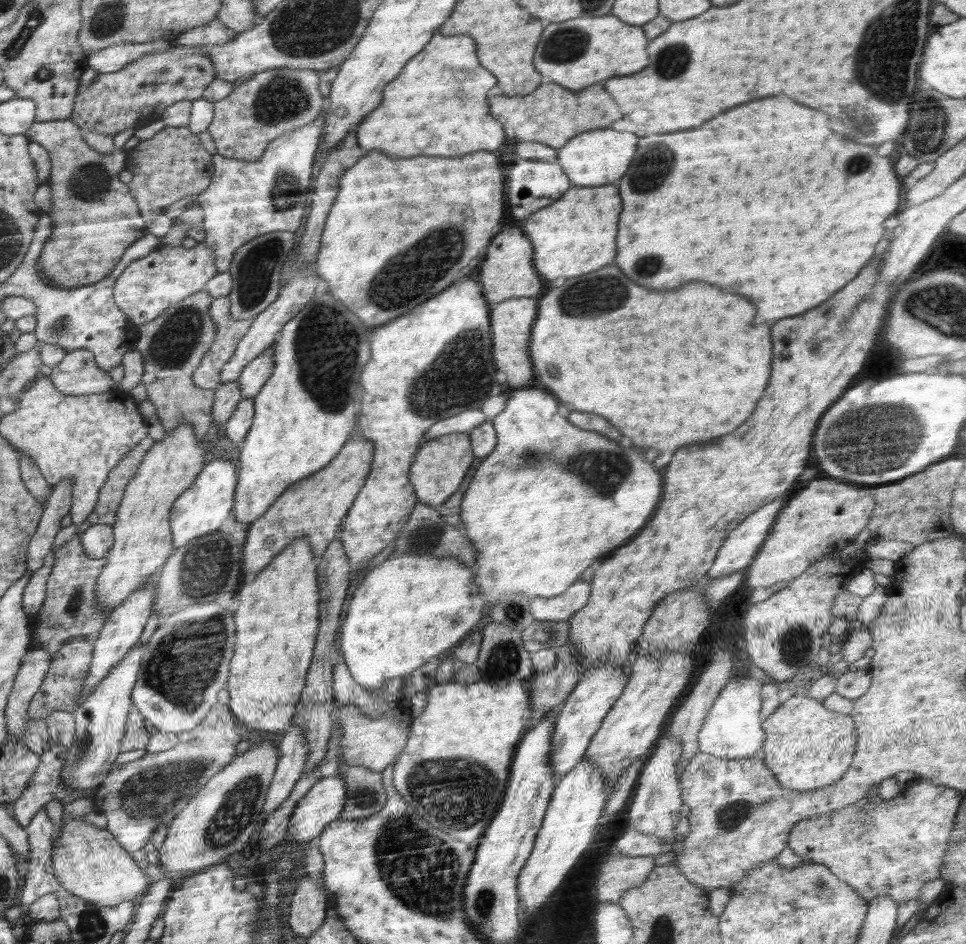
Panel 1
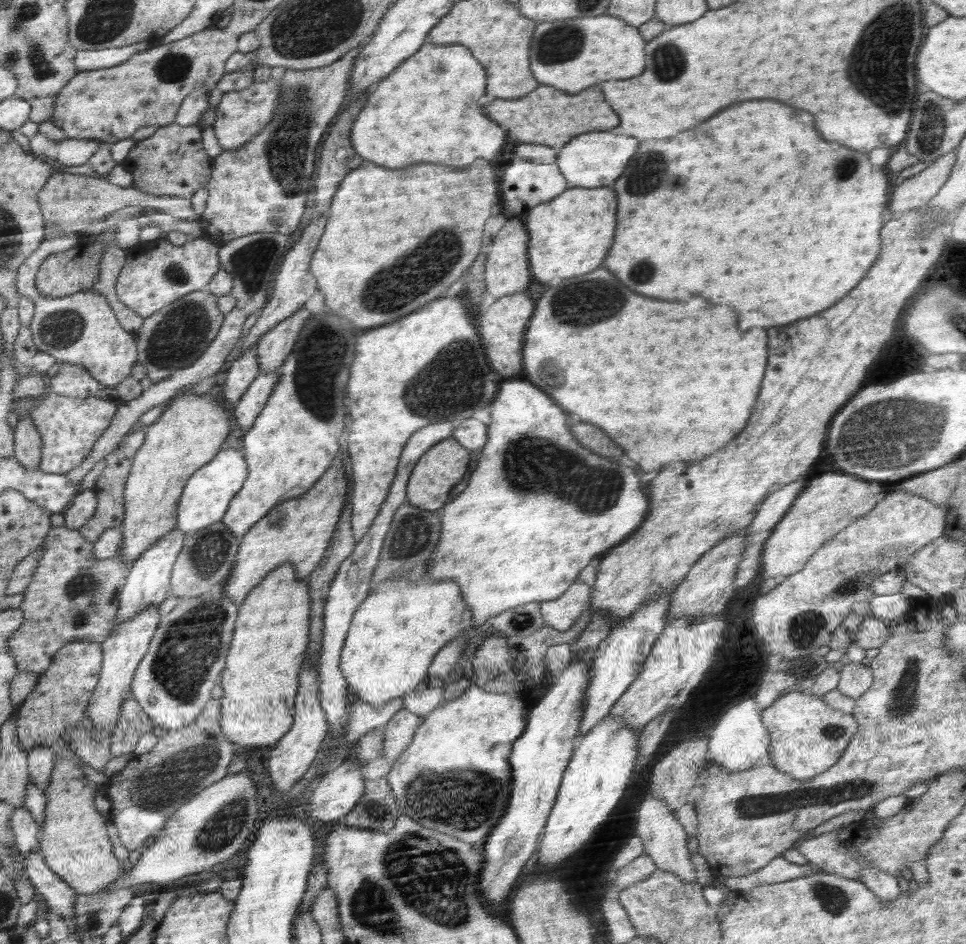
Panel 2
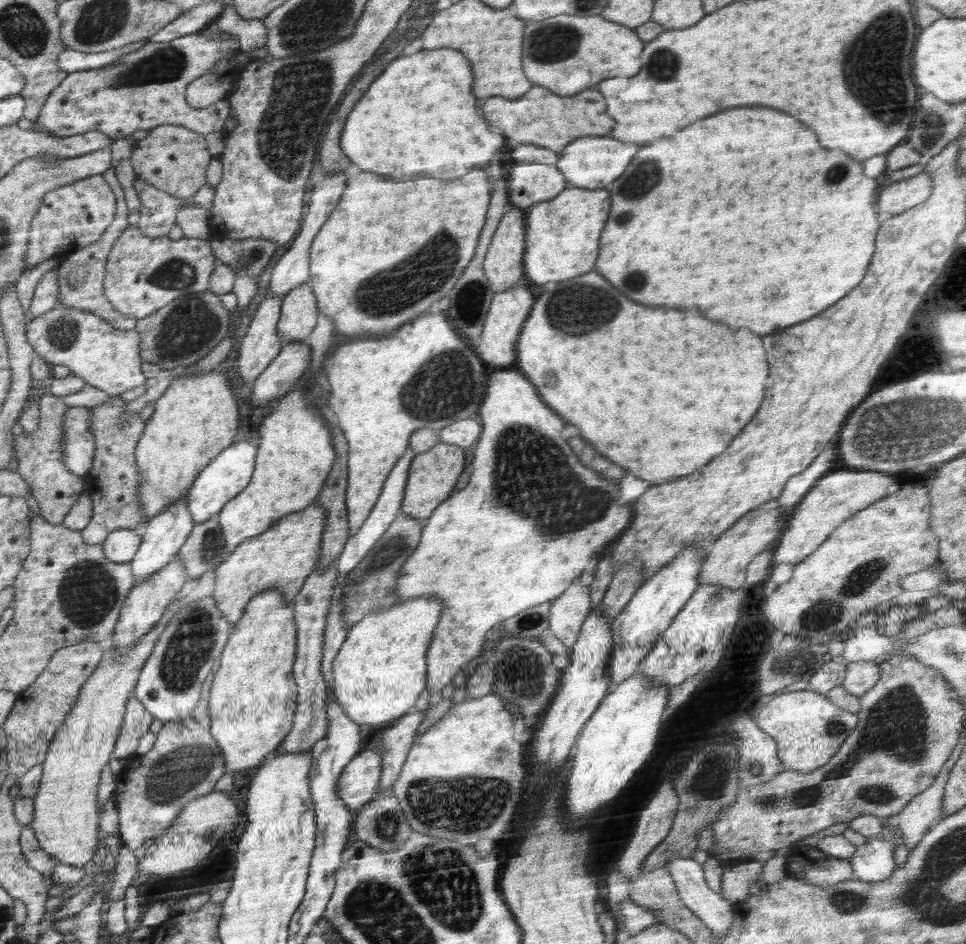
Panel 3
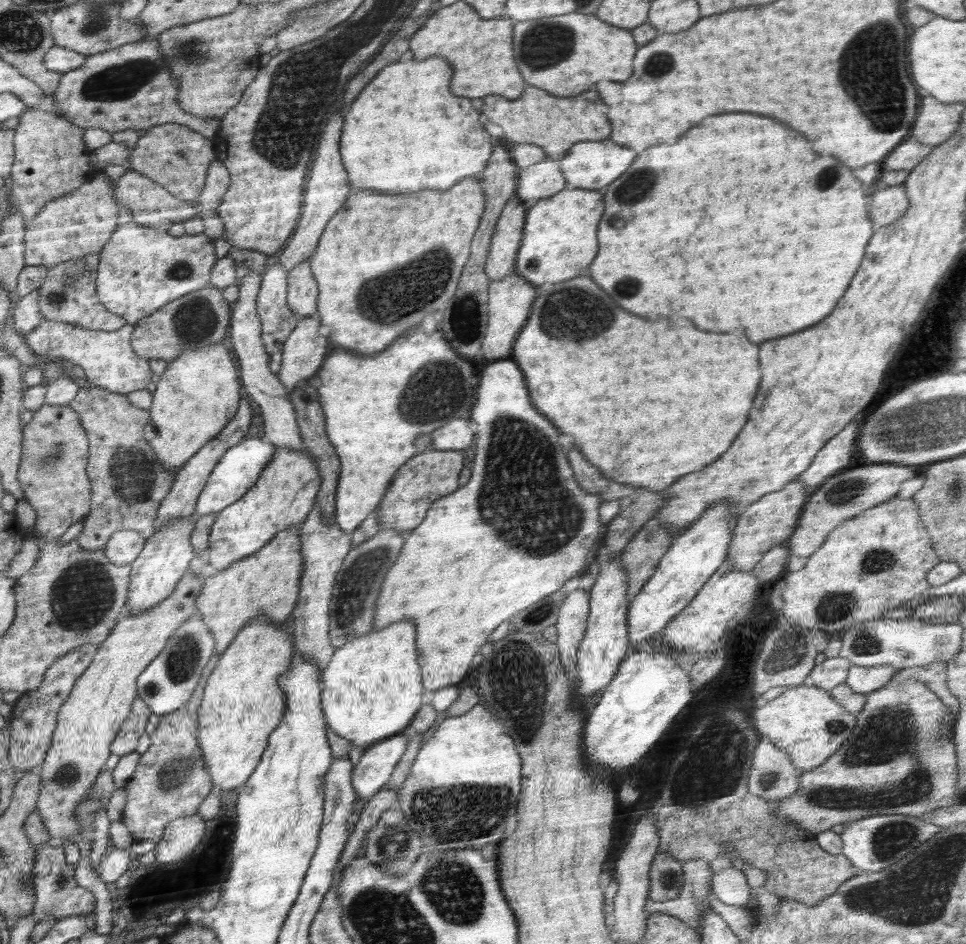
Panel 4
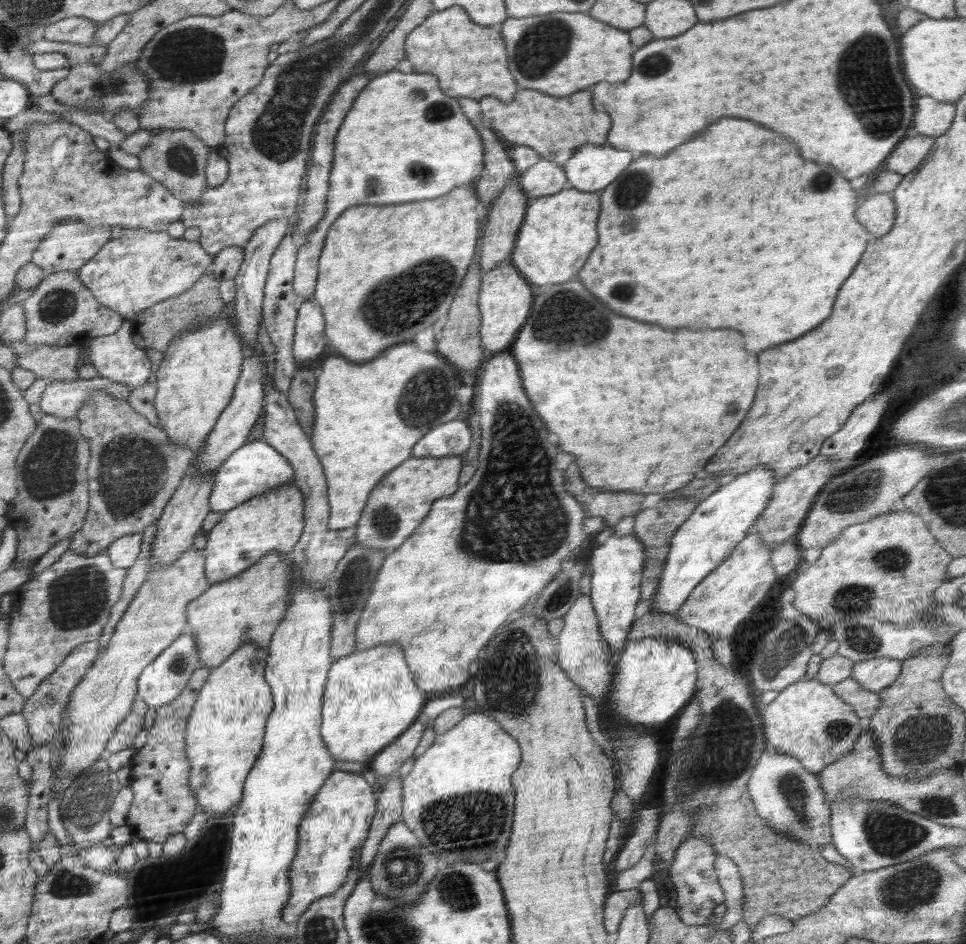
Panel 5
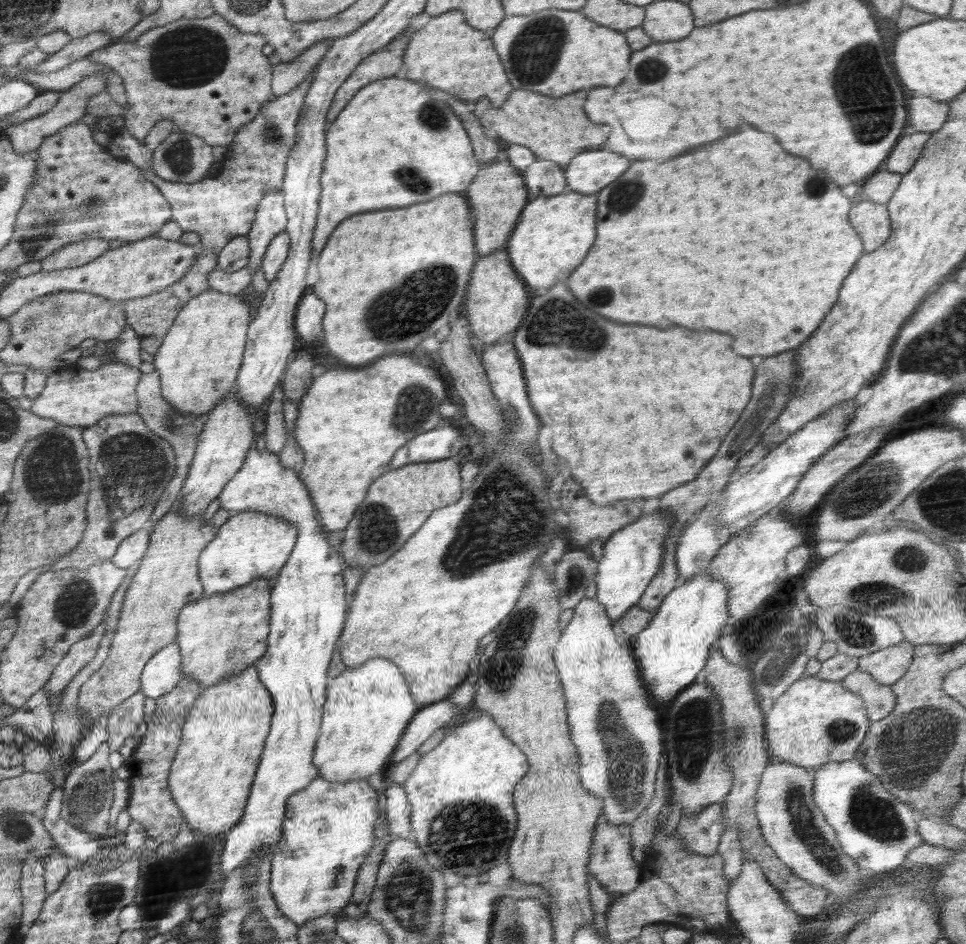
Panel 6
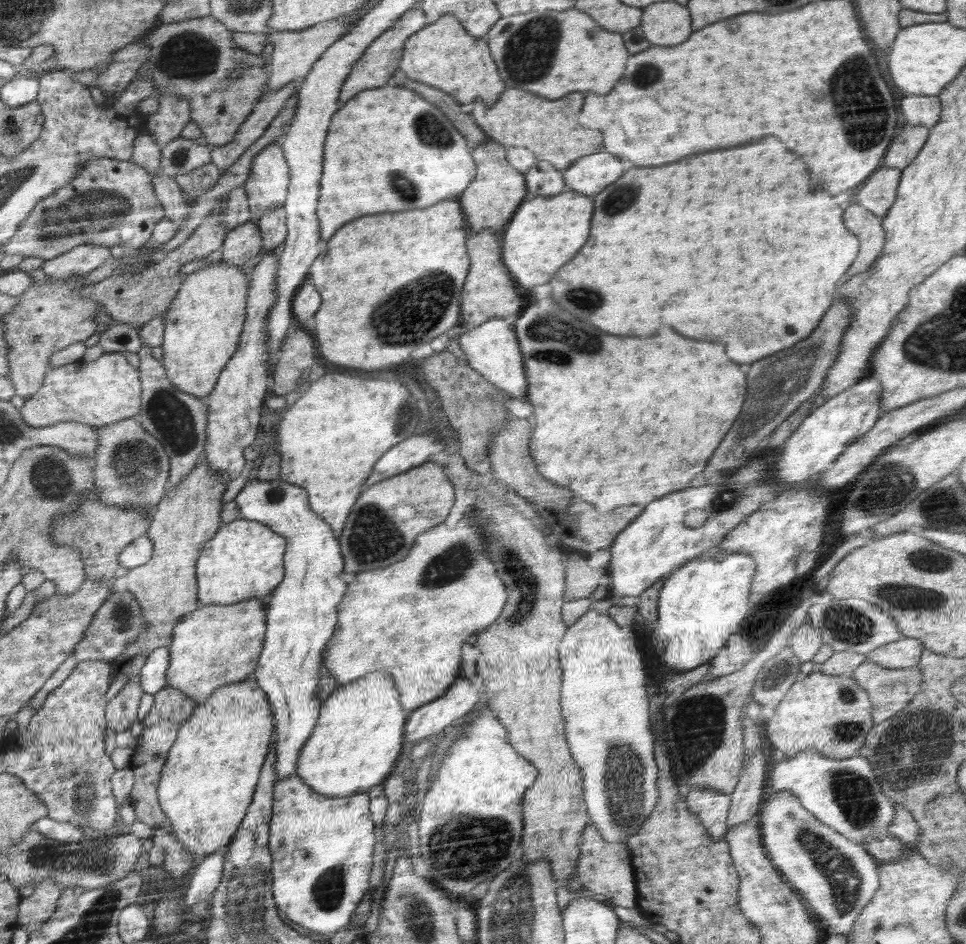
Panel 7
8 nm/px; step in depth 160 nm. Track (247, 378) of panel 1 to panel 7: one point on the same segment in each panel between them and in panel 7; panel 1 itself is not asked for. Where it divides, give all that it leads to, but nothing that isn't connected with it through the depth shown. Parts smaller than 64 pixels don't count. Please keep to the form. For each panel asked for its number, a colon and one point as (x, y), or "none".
2: (272, 349)
3: (299, 309)
4: (303, 291)
5: (440, 150)
6: (393, 145)
7: (380, 129)

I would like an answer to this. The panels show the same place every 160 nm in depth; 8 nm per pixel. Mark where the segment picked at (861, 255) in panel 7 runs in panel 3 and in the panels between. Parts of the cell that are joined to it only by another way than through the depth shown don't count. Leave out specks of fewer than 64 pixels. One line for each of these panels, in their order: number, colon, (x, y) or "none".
3: (902, 195)
4: (889, 204)
5: (877, 213)
6: (871, 221)

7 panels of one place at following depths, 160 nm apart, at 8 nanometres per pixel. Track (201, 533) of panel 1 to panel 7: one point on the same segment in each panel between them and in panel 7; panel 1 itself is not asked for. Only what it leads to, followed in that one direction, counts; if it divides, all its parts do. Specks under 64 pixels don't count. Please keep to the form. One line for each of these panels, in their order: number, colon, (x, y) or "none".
2: (206, 497)
3: (220, 481)
4: (235, 473)
5: (255, 469)
6: (308, 606)
7: (303, 615)

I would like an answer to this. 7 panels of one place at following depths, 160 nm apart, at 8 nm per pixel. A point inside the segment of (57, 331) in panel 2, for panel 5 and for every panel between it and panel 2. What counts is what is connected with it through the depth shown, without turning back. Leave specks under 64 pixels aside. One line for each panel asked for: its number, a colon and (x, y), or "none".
3: (107, 358)
4: (107, 358)
5: (116, 357)

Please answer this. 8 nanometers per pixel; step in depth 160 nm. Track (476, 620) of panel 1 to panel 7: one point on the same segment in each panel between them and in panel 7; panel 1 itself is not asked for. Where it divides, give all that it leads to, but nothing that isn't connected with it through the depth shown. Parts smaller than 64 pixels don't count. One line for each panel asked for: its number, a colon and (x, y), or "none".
2: (398, 628)
3: (379, 672)
4: (372, 689)
5: (371, 697)
6: (368, 707)
7: (361, 732)

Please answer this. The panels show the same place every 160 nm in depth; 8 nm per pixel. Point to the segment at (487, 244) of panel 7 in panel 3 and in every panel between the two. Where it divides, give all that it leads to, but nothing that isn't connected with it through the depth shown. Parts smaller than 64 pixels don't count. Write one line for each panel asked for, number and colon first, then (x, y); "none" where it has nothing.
3: (508, 311)
4: (509, 299)
5: (505, 298)
6: (496, 300)

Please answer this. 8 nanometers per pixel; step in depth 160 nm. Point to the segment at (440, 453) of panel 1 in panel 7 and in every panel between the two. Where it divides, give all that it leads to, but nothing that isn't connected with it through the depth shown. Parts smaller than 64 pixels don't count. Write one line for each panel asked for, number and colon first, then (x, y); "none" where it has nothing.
2: (441, 467)
3: (432, 475)
4: (428, 476)
5: (398, 504)
6: (398, 504)
7: (387, 519)

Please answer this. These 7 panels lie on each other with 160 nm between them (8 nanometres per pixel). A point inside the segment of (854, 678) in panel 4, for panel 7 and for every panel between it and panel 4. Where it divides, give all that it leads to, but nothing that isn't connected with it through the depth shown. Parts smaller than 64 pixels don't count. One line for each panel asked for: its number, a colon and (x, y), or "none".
5: (875, 674)
6: (886, 666)
7: (905, 653)

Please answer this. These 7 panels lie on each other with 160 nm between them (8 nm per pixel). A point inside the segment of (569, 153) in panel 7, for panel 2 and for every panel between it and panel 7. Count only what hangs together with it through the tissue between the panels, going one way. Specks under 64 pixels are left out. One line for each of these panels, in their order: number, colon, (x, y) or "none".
2: (528, 118)
3: (541, 118)
4: (555, 124)
5: (555, 127)
6: (556, 129)

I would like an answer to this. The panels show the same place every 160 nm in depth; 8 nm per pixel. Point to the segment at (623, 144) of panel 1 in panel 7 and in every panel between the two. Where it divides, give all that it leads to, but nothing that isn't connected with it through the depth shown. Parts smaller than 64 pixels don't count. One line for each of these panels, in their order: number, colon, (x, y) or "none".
2: (593, 160)
3: (592, 163)
4: (587, 165)
5: (591, 168)
6: (589, 172)
7: (589, 175)

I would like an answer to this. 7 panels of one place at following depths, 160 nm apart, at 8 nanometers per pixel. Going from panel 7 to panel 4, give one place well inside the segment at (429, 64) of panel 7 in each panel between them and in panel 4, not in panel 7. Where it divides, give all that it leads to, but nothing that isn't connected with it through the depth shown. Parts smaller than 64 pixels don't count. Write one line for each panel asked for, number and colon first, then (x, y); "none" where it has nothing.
4: (479, 51)
5: (468, 59)
6: (447, 53)

